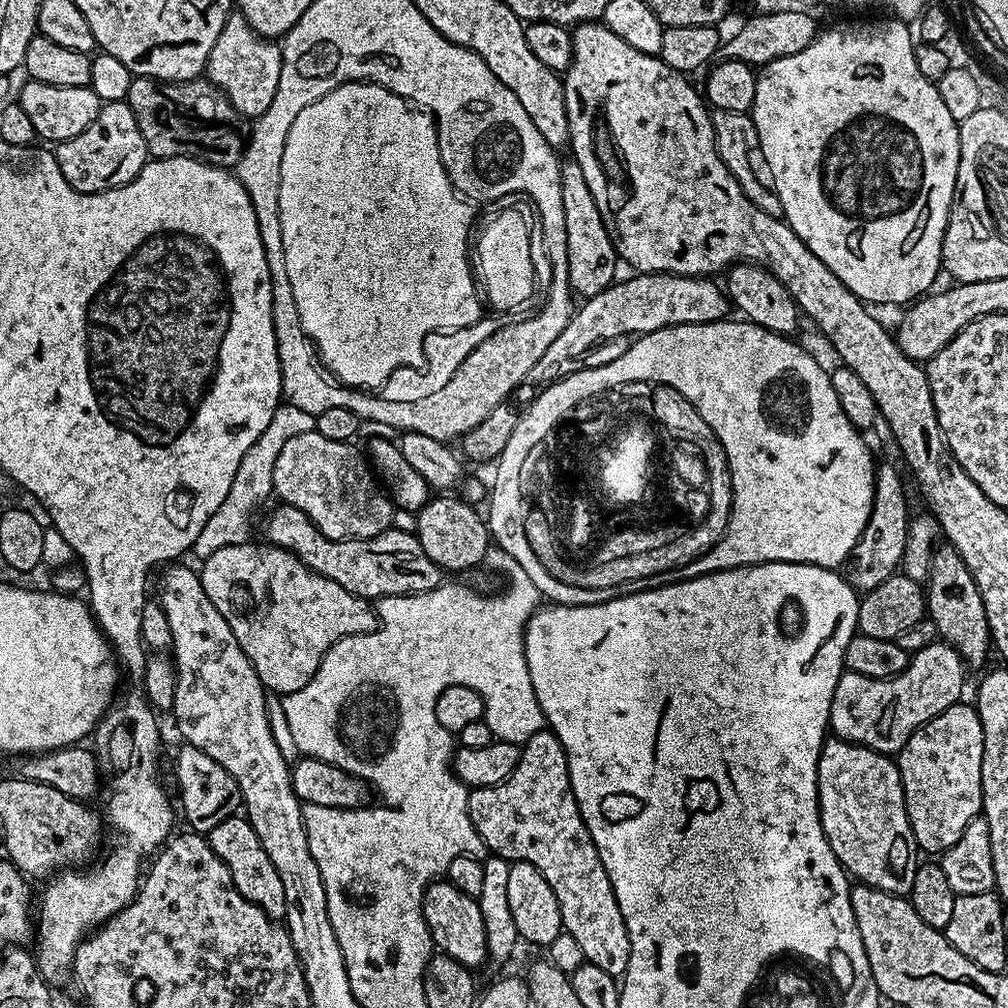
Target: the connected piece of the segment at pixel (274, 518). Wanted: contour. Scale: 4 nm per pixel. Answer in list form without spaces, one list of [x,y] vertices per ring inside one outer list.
[[[283,502],[277,505],[272,516],[264,520],[263,539],[273,548],[293,552],[302,563],[310,566],[310,570],[338,582],[338,586],[350,590],[355,596],[406,596],[429,592],[442,583],[442,569],[426,558],[420,539],[411,531],[399,532],[399,527],[393,526],[369,540],[331,540],[323,536],[302,510]]]

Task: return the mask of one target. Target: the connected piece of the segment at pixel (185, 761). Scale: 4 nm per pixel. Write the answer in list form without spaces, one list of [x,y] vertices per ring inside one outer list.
[[[185,743],[184,749],[176,756],[176,788],[180,791],[178,808],[184,811],[188,819],[187,827],[193,832],[207,834],[226,818],[241,811],[242,801],[230,770],[218,766],[210,754],[202,754],[194,745]]]

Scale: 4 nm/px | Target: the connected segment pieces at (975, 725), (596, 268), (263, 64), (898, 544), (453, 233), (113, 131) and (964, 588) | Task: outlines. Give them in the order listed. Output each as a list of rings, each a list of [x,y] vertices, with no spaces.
[[[957,702],[950,705],[946,710],[942,710],[942,714],[930,718],[930,722],[926,722],[918,730],[914,730],[914,734],[910,734],[906,746],[898,753],[898,767],[900,777],[902,778],[906,814],[912,827],[912,833],[916,839],[916,847],[921,853],[936,852],[935,854],[943,854],[947,848],[954,846],[954,842],[958,842],[958,838],[962,838],[962,830],[966,830],[968,823],[977,819],[982,812],[982,746],[984,745],[982,722],[978,718],[975,707],[973,707],[971,703],[964,703],[965,702]]]
[[[568,158],[561,163],[560,185],[562,186],[562,218],[566,226],[568,282],[577,297],[587,298],[606,290],[614,283],[618,276],[616,273],[618,257],[610,234],[602,222],[602,214],[598,214],[598,202],[594,202],[594,194],[590,194],[590,186],[586,186],[582,166],[578,166],[576,160]]]
[[[238,10],[228,14],[222,34],[210,50],[206,69],[206,79],[213,84],[216,91],[232,103],[232,109],[245,118],[261,116],[270,107],[274,94],[278,94],[278,78],[282,74],[281,45],[275,39],[260,36],[246,22]]]
[[[881,463],[876,470],[874,482],[874,502],[872,513],[858,538],[856,545],[852,547],[850,565],[852,564],[852,576],[850,583],[857,593],[863,594],[874,590],[874,586],[886,582],[886,578],[897,575],[901,571],[906,554],[906,542],[908,541],[908,496],[904,493],[904,480],[900,472],[895,468],[895,463]]]
[[[345,82],[330,94],[318,98],[318,102],[306,106],[306,110],[294,118],[294,126],[290,126],[290,134],[286,134],[286,150],[282,150],[282,182],[278,186],[278,214],[282,214],[282,250],[286,250],[286,275],[290,277],[290,290],[294,290],[294,302],[298,305],[298,318],[302,318],[302,330],[306,330],[311,338],[325,368],[336,375],[341,384],[361,390],[379,390],[388,383],[394,370],[420,368],[424,364],[424,339],[428,334],[466,327],[480,320],[481,297],[470,263],[472,212],[467,203],[469,201],[457,193],[442,166],[436,121],[427,111],[413,106],[403,96],[377,84]]]
[[[124,100],[101,103],[98,118],[94,118],[94,122],[90,122],[90,126],[82,130],[82,134],[59,141],[55,154],[58,166],[62,170],[62,178],[66,178],[66,182],[70,182],[70,186],[79,192],[105,192],[129,184],[150,159],[148,147],[142,138],[142,130],[138,130],[138,122],[134,118],[134,110],[130,110],[130,106]]]
[[[950,546],[937,547],[932,553],[926,581],[926,612],[934,622],[937,637],[949,644],[969,669],[985,667],[984,659],[992,644],[986,606],[982,606],[982,594],[978,594],[978,586],[974,586],[974,578],[970,570],[966,570],[966,562],[962,562]]]

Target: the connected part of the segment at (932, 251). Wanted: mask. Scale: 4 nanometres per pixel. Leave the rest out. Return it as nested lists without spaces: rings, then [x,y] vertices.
[[[895,18],[880,19],[884,20],[876,20],[873,24],[868,25],[856,24],[853,26],[852,32],[848,28],[832,28],[829,32],[821,31],[813,44],[806,46],[806,50],[798,50],[798,54],[790,54],[786,58],[778,58],[774,62],[763,65],[763,67],[759,69],[756,78],[756,93],[754,94],[754,102],[752,103],[750,115],[754,126],[758,130],[760,153],[764,156],[766,172],[770,177],[771,187],[776,189],[778,202],[782,202],[782,210],[784,211],[782,219],[784,223],[792,227],[794,234],[798,234],[798,238],[802,238],[802,242],[806,242],[808,249],[818,258],[822,258],[822,262],[826,262],[826,266],[829,270],[831,270],[859,300],[865,301],[872,306],[875,306],[875,304],[902,304],[901,306],[904,306],[909,302],[915,301],[917,298],[923,297],[925,293],[931,289],[928,287],[935,282],[936,275],[941,275],[942,272],[940,251],[942,250],[942,242],[944,241],[944,231],[948,225],[948,215],[952,209],[952,200],[956,197],[956,175],[958,174],[958,162],[960,161],[960,125],[957,120],[950,118],[950,110],[946,110],[946,105],[942,102],[942,94],[938,94],[935,83],[926,79],[922,74],[922,70],[918,70],[914,39],[912,40],[912,32],[908,29],[911,27],[909,27],[905,21]]]

